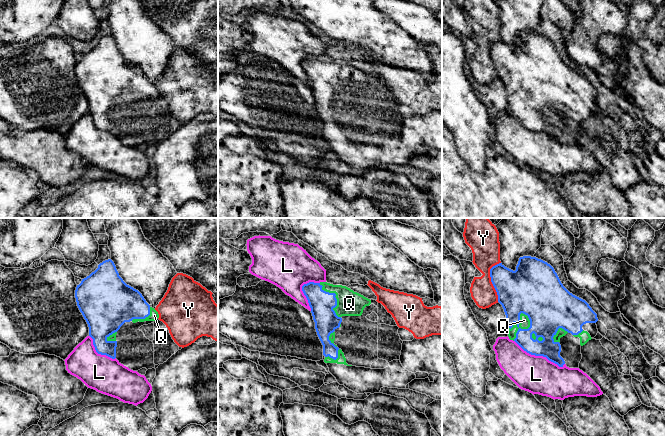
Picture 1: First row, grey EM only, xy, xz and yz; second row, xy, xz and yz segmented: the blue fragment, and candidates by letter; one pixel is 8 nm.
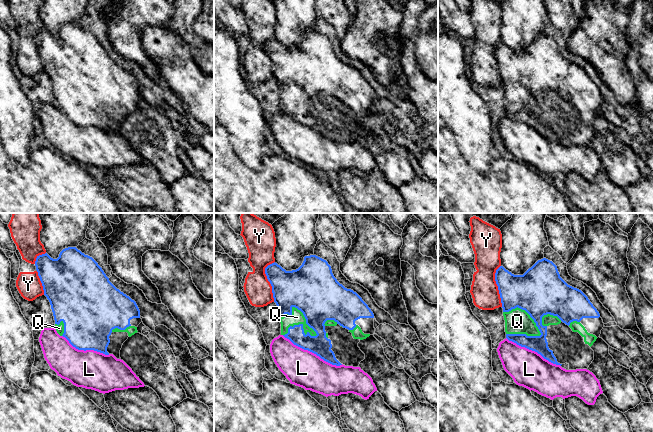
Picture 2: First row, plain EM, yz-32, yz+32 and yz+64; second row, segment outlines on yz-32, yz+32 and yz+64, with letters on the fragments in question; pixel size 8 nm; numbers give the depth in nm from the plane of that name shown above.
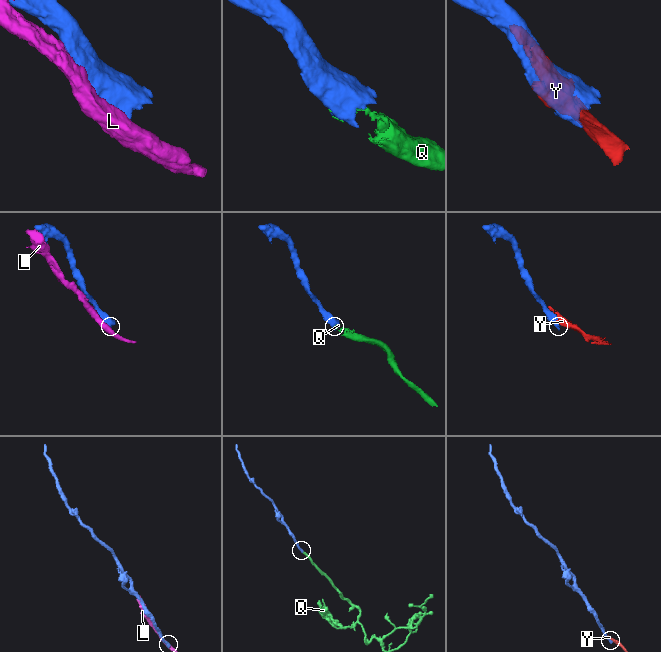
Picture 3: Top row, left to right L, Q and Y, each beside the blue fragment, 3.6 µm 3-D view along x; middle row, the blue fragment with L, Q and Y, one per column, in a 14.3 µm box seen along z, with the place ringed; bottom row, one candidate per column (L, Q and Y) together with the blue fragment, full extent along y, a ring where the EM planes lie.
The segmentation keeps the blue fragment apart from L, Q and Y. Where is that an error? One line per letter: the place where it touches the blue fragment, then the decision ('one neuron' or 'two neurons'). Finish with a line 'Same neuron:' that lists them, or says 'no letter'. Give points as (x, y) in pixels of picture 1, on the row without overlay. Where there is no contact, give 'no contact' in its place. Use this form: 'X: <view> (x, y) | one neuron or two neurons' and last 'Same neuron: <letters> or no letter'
L: yz (539, 131) | two neurons
Q: yz (518, 102) | one neuron
Y: yz (491, 56) | two neurons
Same neuron: Q

